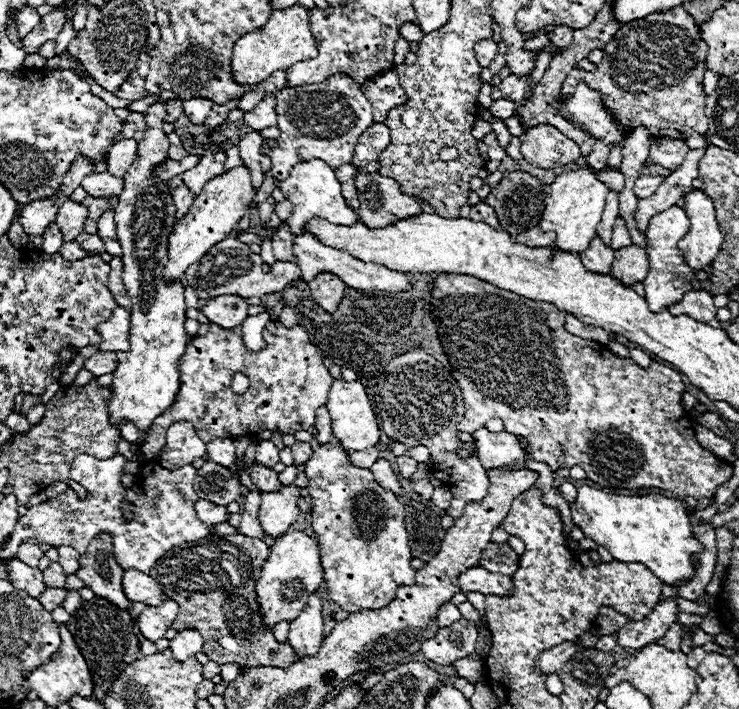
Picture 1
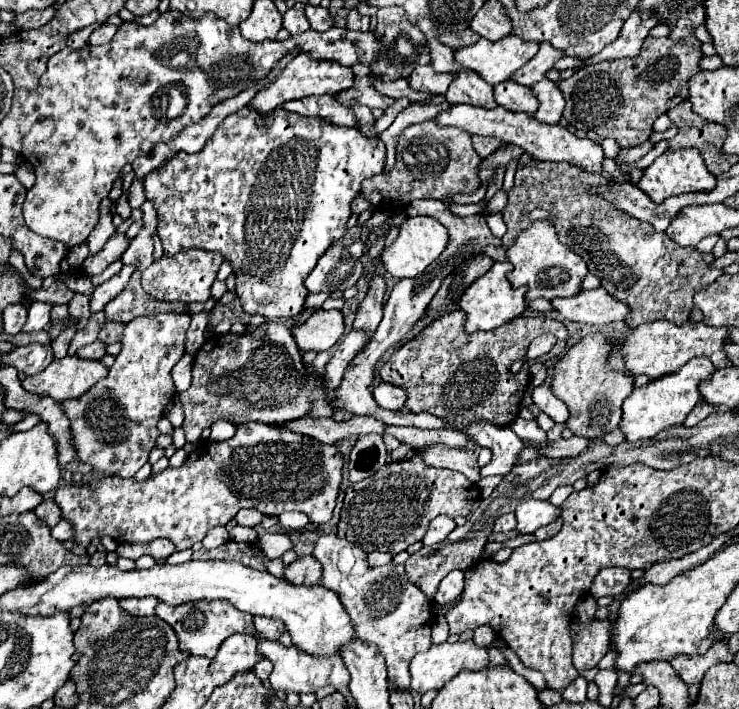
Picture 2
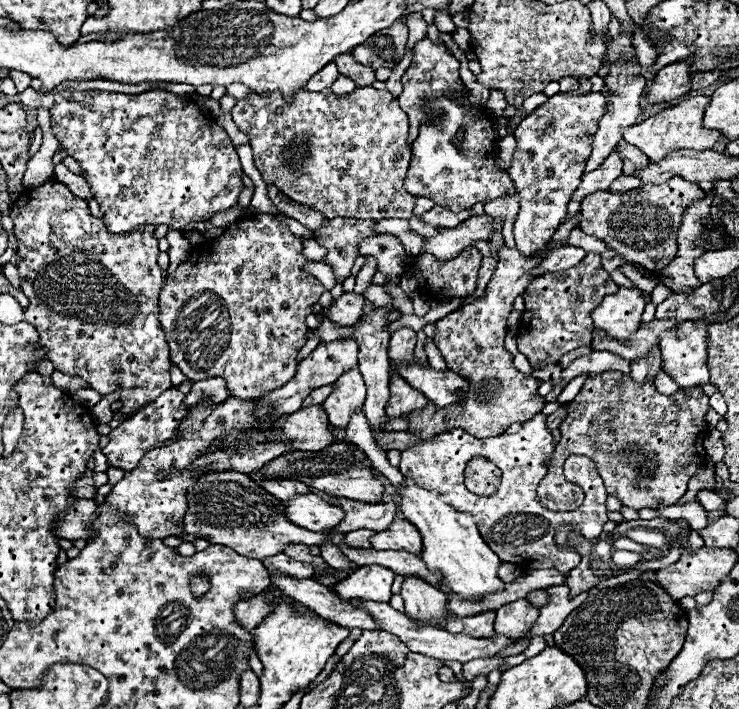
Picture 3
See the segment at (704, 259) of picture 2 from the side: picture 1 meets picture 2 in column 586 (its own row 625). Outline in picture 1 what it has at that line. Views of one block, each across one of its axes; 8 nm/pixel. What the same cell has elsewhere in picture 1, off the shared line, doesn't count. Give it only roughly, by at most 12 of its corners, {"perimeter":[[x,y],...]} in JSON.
{"perimeter":[[264,540],[176,546],[148,572],[212,662],[288,668],[256,598]]}

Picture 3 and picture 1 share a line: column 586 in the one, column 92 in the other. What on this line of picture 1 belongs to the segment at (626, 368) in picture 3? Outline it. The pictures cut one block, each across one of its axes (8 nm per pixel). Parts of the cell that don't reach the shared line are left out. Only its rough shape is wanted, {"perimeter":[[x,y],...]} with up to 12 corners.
{"perimeter":[[96,352],[84,360],[94,376],[114,372],[116,352]]}

